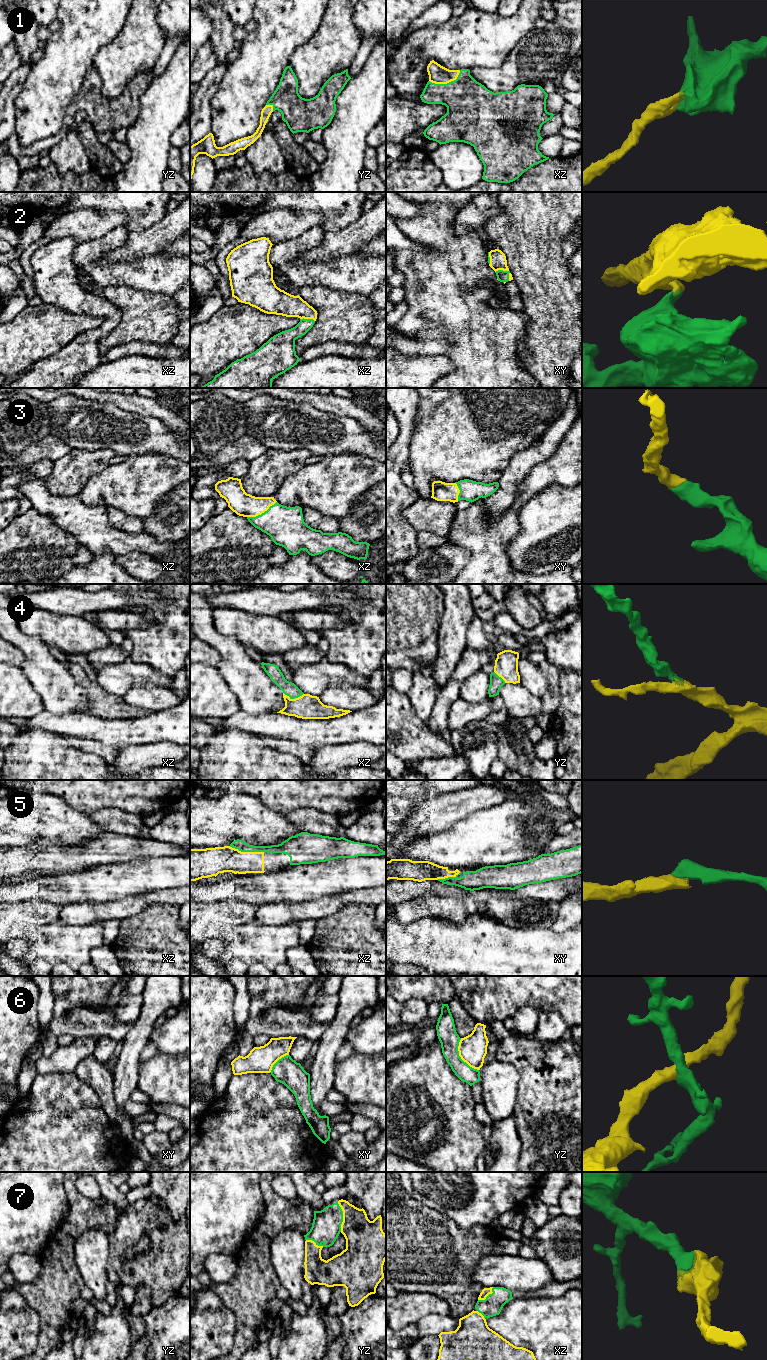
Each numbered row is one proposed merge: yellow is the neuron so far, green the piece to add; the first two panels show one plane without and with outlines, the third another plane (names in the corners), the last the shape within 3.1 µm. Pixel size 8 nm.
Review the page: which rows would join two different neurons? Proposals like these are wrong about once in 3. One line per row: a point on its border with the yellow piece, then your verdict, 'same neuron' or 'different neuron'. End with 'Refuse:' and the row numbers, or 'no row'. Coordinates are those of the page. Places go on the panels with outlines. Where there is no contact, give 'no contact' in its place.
1: xz (446, 83) | same neuron
2: xy (506, 270) | same neuron
3: xz (261, 513) | same neuron
4: xz (293, 699) | same neuron
5: xz (247, 852) | same neuron
6: yz (460, 1056) | different neuron
7: yz (343, 1217) | same neuron
Refuse: 6

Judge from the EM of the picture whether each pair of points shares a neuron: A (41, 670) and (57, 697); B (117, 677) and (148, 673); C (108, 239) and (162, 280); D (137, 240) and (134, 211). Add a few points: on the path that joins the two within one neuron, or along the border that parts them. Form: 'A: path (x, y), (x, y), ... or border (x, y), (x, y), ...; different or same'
A: path (48, 677), (55, 684), (57, 690); same
B: path (125, 675), (140, 674); same
C: path (88, 263), (99, 273), (138, 274); same
D: border (158, 221), (150, 226), (129, 232); different

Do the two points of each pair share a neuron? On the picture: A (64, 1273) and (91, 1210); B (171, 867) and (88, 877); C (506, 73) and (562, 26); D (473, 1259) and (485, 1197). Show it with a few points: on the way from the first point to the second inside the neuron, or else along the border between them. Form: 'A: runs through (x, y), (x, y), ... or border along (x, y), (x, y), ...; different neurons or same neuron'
A: runs through (64, 1257), (64, 1238), (75, 1226); same neuron
B: runs through (150, 874), (138, 877), (109, 877); same neuron
C: runs through (520, 67), (548, 40); same neuron
D: border along (457, 1224), (464, 1229), (489, 1226); different neurons

